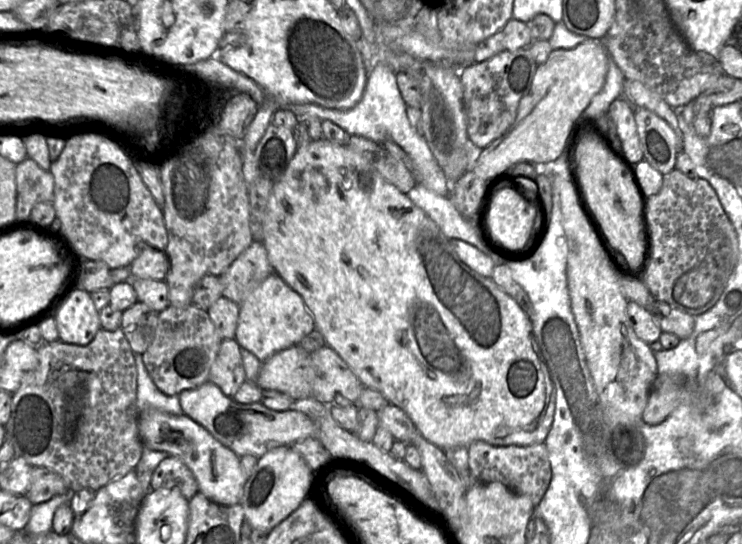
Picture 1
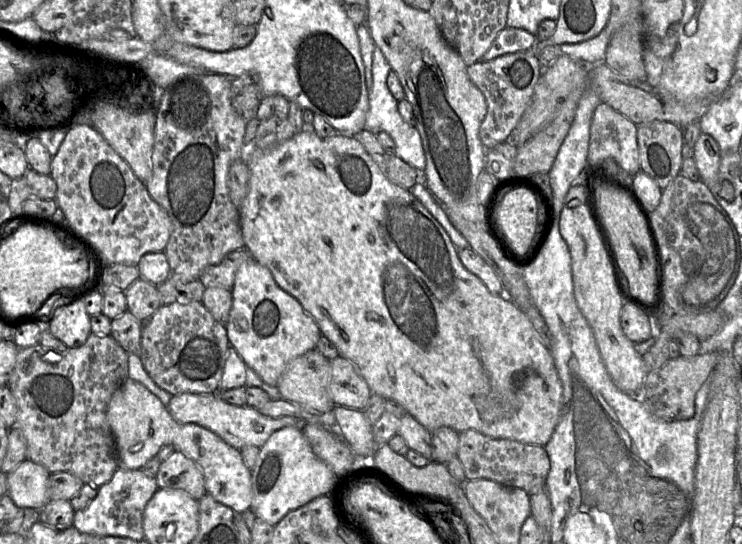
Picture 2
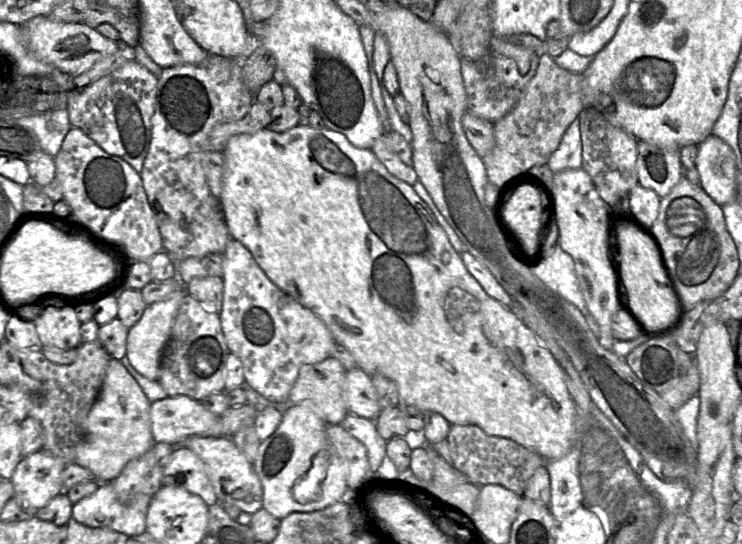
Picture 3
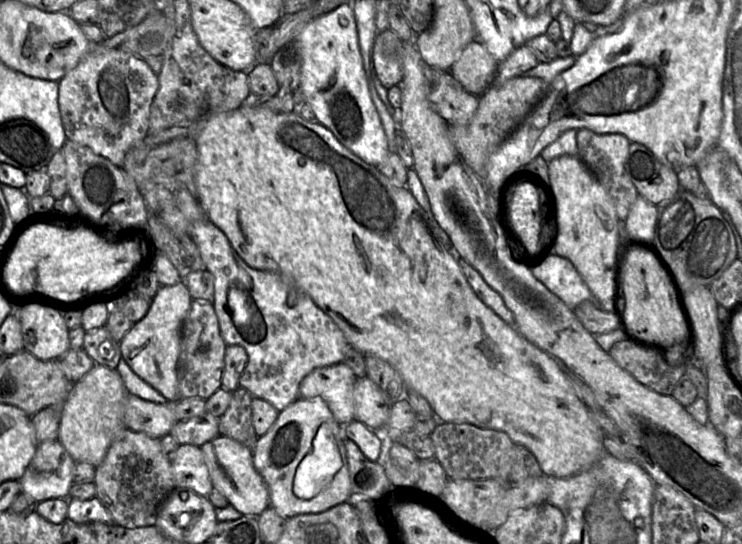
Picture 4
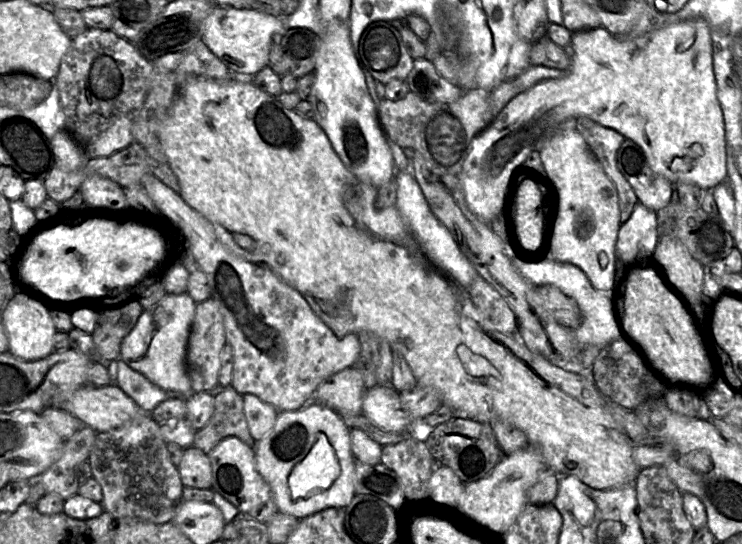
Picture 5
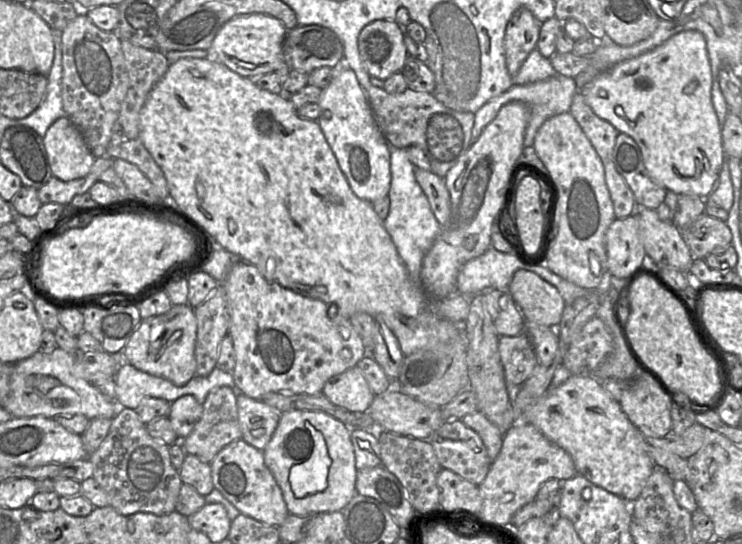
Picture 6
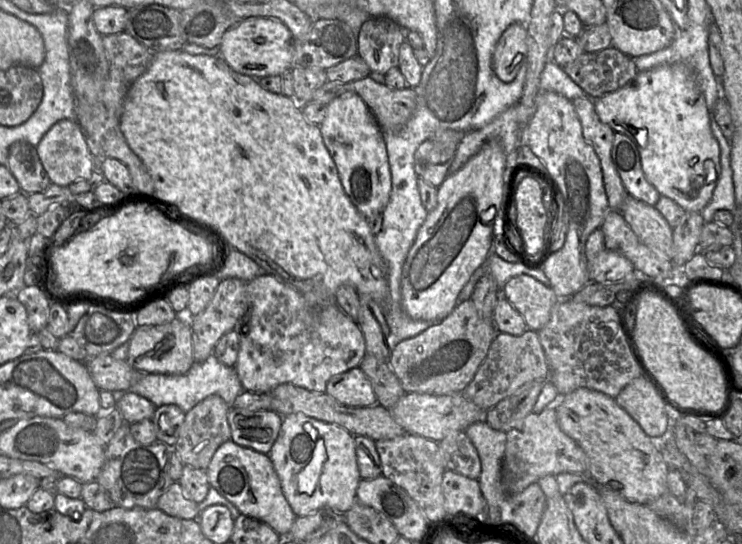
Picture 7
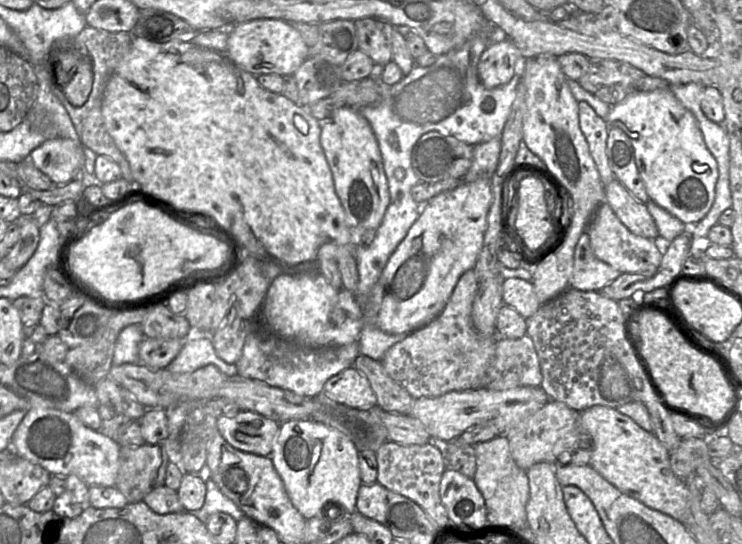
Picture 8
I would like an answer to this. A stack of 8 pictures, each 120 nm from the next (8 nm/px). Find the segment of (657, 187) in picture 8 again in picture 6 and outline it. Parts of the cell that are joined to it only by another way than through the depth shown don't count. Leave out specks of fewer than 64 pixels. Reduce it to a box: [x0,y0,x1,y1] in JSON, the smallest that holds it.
[580,30,724,199]

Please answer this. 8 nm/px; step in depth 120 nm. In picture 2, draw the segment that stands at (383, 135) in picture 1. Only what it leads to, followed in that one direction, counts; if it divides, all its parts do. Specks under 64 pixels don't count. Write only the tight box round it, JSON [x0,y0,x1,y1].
[364,45,425,172]

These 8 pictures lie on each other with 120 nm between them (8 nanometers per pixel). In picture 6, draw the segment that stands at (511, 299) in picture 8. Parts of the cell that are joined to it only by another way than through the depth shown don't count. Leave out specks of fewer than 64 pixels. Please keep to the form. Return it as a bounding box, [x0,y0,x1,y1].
[508,269,565,329]

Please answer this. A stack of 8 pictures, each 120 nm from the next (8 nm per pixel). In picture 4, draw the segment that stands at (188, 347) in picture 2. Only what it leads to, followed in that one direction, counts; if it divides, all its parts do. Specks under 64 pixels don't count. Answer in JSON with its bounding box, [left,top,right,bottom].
[178,300,226,399]

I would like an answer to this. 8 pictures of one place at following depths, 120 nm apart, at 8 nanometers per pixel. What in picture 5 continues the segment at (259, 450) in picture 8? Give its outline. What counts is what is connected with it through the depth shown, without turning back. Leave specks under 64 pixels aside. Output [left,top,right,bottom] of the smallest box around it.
[243,394,280,442]

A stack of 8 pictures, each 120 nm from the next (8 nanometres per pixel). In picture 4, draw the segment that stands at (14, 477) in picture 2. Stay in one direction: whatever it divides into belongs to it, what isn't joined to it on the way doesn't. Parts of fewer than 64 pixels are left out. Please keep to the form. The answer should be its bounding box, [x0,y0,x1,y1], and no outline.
[19,439,77,502]

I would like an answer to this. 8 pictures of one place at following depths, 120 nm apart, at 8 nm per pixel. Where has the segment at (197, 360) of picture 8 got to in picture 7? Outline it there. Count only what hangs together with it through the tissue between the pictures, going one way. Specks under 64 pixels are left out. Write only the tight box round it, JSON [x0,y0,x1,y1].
[131,354,244,413]

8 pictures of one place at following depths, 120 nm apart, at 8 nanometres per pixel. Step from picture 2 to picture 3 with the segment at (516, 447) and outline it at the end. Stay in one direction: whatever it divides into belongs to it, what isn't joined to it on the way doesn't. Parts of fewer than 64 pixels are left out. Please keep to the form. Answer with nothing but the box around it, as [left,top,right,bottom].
[446,425,546,497]

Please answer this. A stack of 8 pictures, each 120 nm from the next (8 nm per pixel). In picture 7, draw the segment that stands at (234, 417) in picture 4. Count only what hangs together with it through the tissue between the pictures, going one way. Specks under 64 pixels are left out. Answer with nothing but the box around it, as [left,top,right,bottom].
[172,396,231,471]

